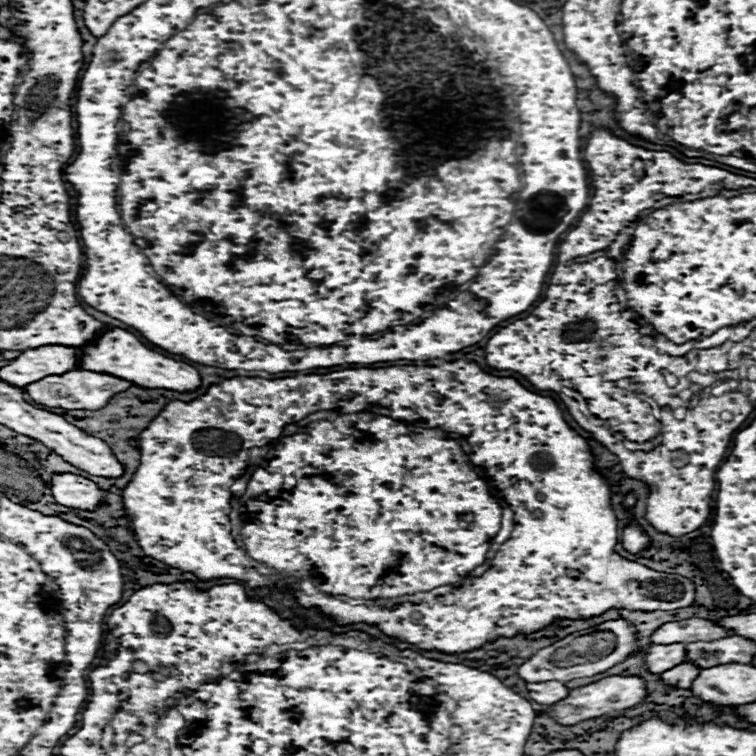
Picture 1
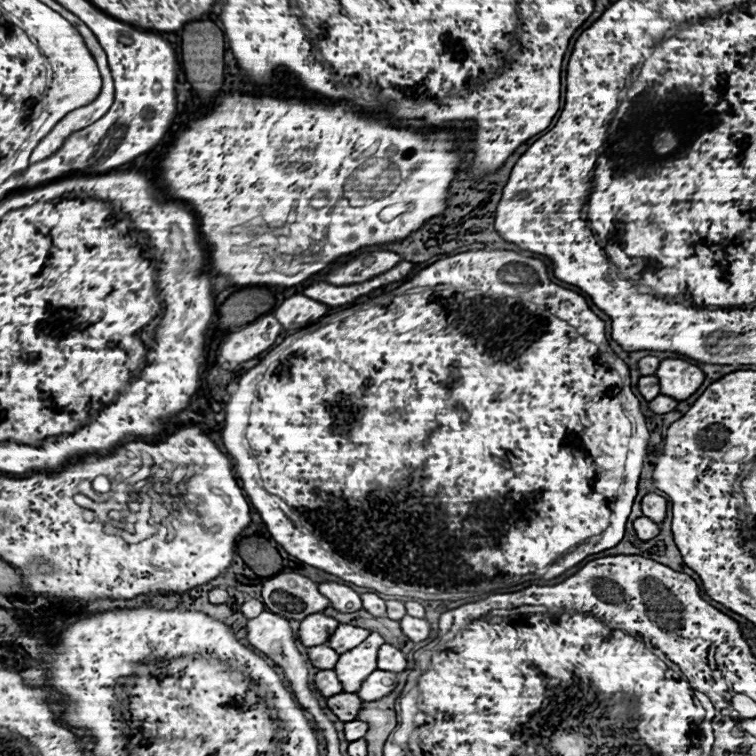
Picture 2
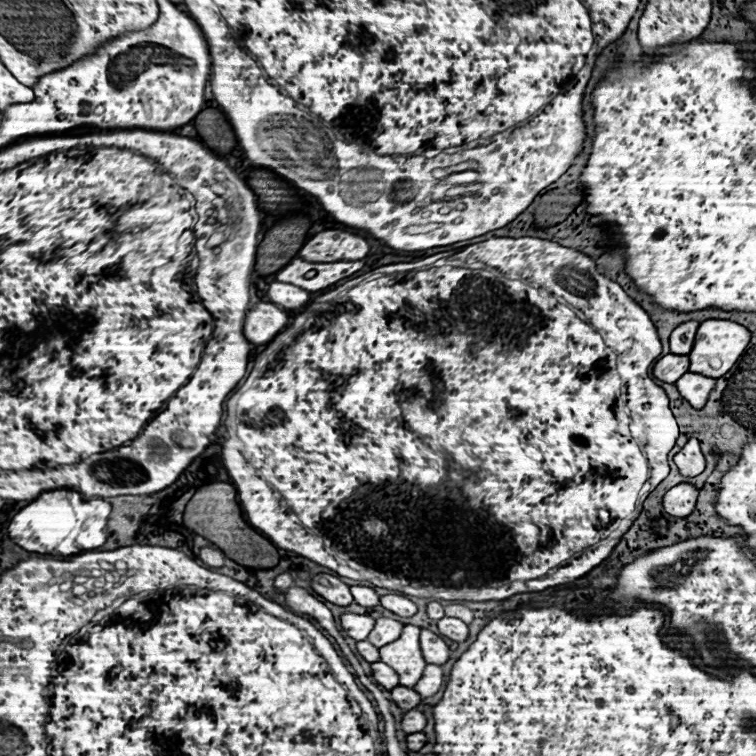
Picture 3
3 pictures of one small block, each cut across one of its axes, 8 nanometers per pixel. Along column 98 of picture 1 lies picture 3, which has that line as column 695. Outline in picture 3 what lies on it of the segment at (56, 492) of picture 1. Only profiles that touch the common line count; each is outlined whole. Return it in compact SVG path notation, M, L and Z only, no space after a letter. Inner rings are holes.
M678 484L664 494L662 506L664 512L668 512L670 516L682 518L694 510L696 498L698 498L698 488L694 488L692 484Z

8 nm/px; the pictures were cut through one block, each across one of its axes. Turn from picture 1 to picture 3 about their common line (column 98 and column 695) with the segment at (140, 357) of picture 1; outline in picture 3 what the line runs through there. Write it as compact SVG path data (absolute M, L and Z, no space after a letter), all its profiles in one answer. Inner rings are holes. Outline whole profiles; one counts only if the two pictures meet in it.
M706 320L706 322L702 322L698 332L696 332L694 346L688 354L690 372L702 372L704 376L710 376L710 378L724 376L736 364L736 360L744 354L748 342L750 342L750 332L736 322L730 322L730 320Z

